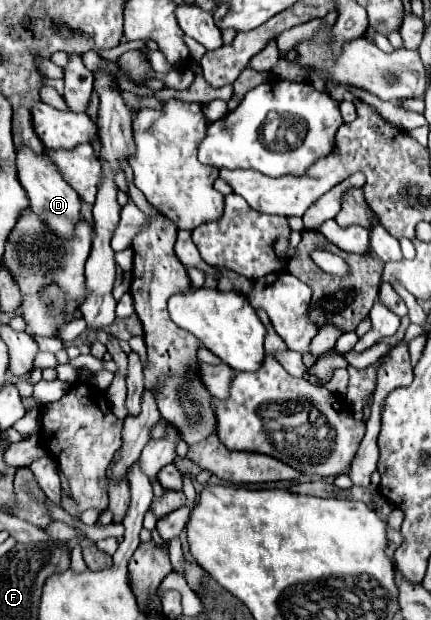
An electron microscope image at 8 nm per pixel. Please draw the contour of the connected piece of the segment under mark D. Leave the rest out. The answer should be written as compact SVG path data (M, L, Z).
M29 148L17 150L17 176L29 196L33 212L45 222L45 226L49 226L49 230L53 230L53 234L57 234L63 240L73 238L77 222L81 220L79 194L69 184L63 182L61 172L57 172L57 166L49 162L49 156L47 154L37 156Z

